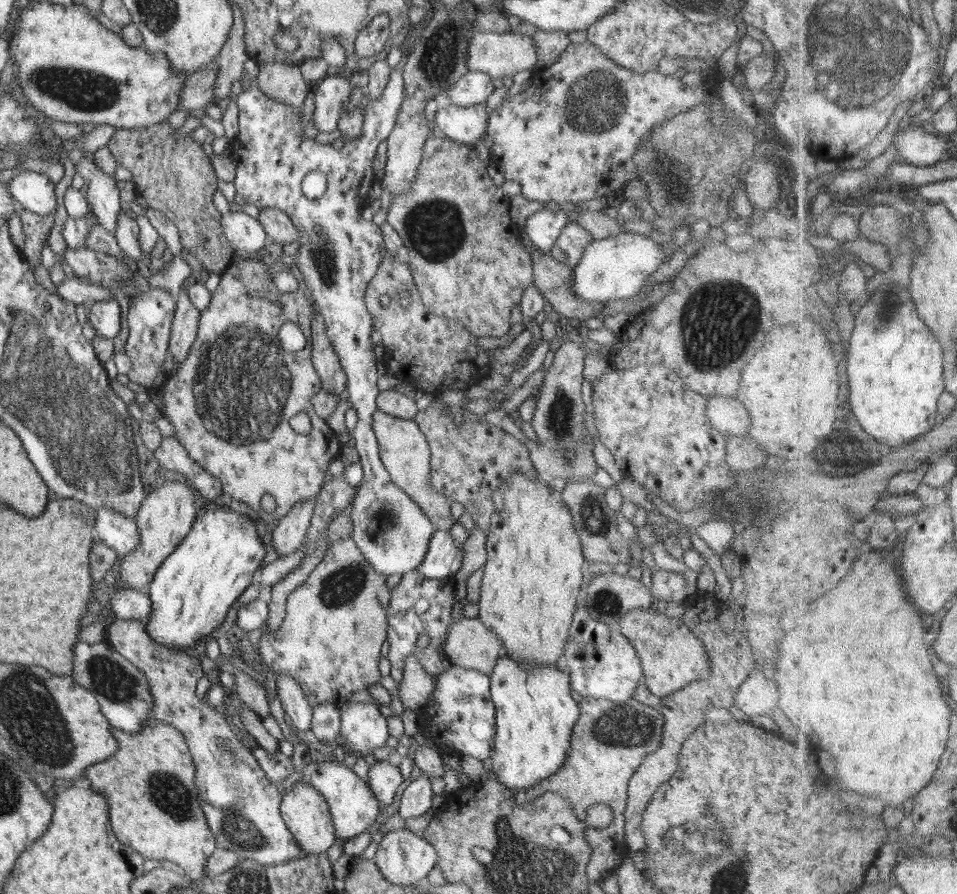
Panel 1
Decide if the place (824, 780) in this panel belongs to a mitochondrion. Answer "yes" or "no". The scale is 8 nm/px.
no

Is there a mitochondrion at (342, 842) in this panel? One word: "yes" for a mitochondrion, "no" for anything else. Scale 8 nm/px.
no

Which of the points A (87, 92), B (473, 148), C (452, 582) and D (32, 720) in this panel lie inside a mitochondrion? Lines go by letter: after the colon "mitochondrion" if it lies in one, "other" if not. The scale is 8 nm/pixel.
A: mitochondrion
B: other
C: other
D: mitochondrion

